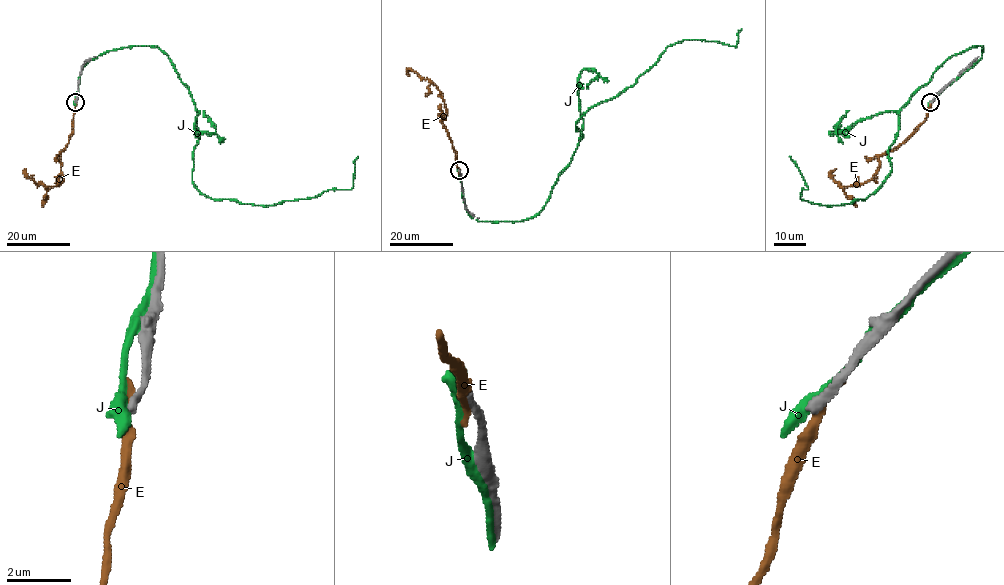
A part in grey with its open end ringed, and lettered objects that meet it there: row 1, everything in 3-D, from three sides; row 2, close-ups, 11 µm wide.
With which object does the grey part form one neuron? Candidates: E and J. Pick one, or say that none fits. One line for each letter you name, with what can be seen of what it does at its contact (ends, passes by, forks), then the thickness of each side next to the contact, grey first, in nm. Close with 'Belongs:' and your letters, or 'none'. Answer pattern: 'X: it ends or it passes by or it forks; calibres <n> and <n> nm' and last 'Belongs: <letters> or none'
Belongs: none

